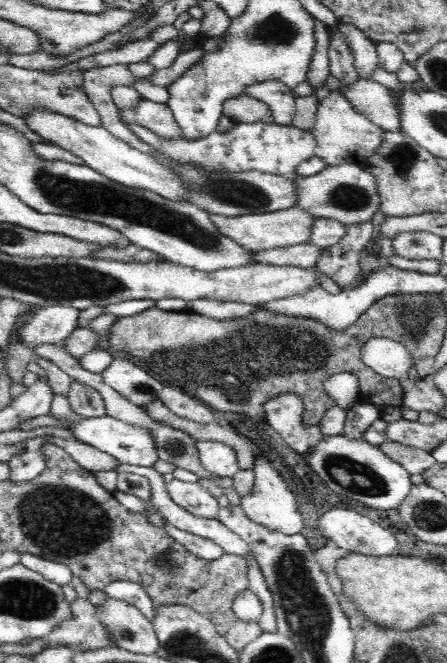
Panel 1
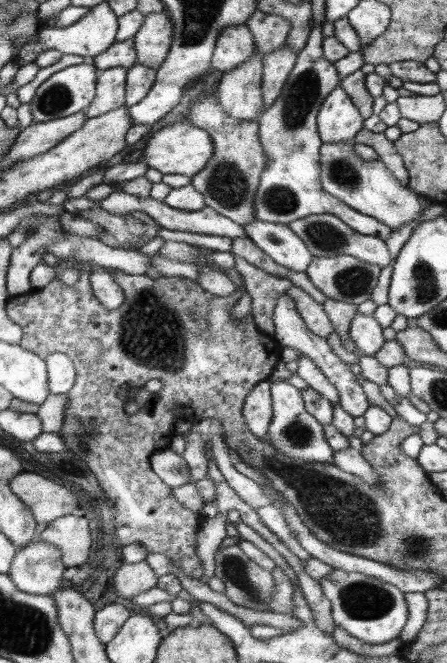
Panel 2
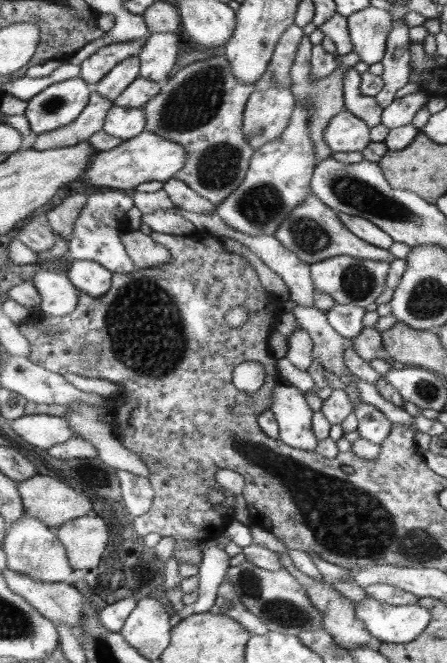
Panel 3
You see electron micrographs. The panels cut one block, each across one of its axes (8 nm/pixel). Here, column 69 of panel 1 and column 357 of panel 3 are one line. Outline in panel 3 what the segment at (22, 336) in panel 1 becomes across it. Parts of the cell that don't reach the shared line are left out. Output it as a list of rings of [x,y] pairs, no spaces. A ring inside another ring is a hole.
[[[334,304],[326,316],[332,329],[345,340],[356,338],[365,328],[362,318],[366,314],[365,309],[356,305]]]

